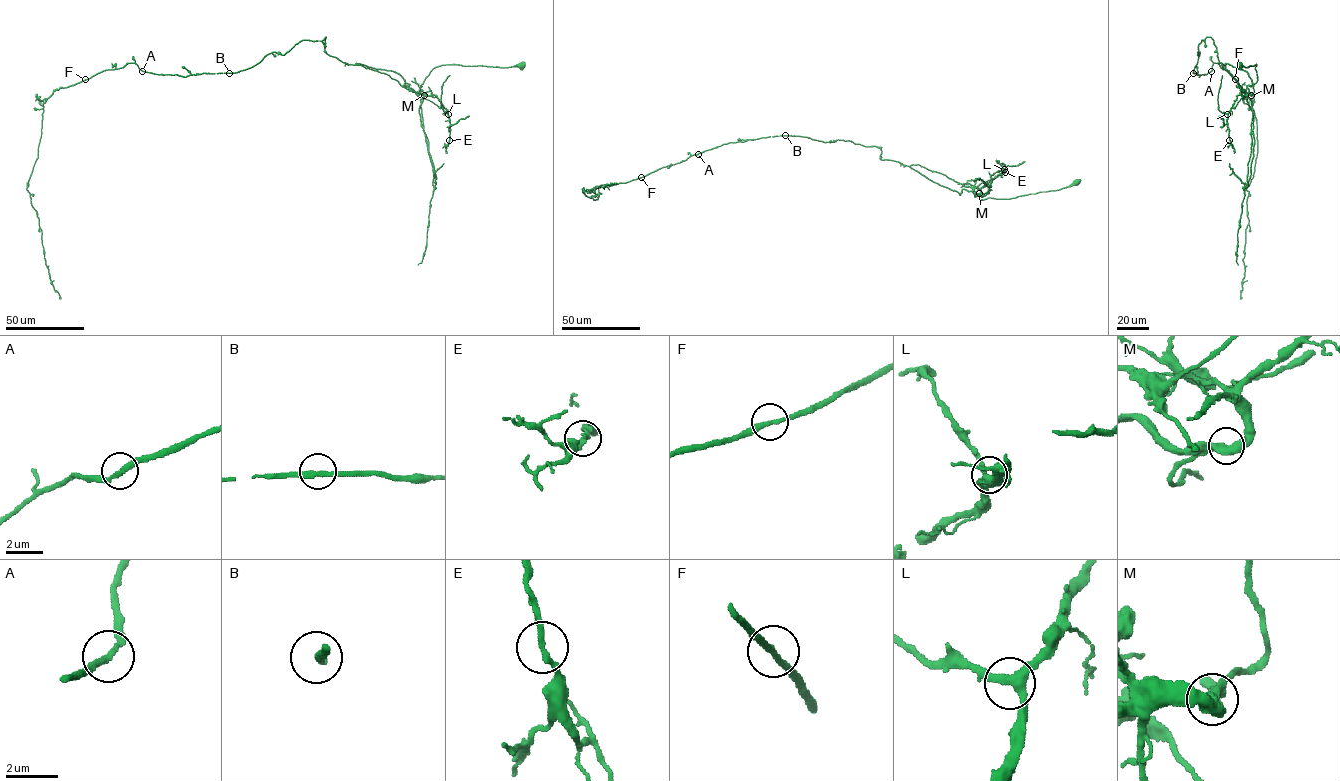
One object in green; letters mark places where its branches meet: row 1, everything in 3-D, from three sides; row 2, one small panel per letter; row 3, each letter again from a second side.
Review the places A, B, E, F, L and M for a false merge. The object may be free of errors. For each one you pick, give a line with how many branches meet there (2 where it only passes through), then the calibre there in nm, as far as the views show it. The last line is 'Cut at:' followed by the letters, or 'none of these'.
Cut at: none of these

